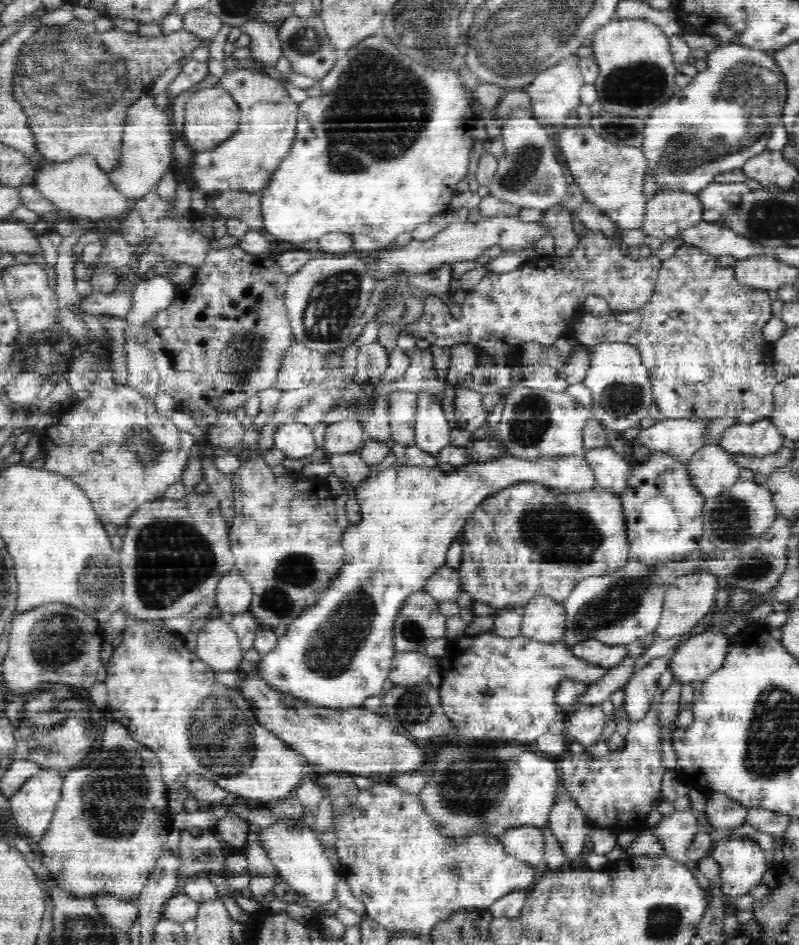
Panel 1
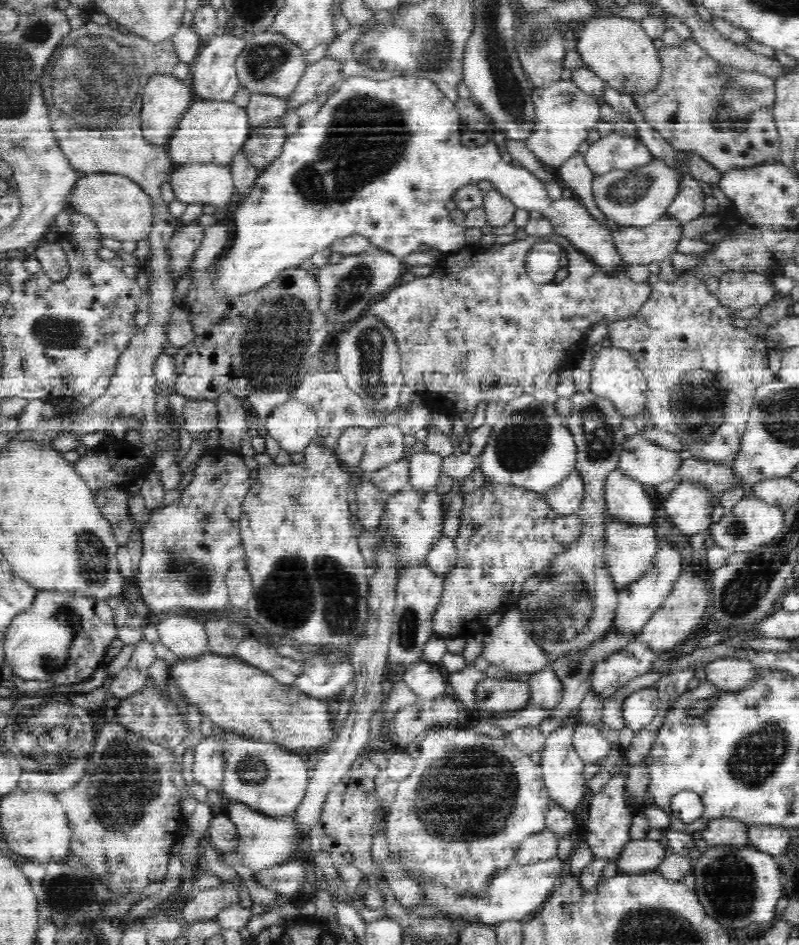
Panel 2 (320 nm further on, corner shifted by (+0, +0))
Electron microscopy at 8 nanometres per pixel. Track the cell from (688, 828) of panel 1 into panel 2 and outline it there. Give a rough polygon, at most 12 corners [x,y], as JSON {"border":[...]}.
{"border":[[632,840],[618,858],[622,872],[659,866],[671,853],[660,840]]}

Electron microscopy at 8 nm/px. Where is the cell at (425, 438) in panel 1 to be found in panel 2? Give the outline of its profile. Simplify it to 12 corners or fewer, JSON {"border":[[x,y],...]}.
{"border":[[438,452],[410,456],[411,485],[435,488],[443,471]]}

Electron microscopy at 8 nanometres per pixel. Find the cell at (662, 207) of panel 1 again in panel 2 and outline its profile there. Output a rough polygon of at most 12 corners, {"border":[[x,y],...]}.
{"border":[[666,214],[621,226],[613,243],[627,265],[664,260],[683,224]]}

